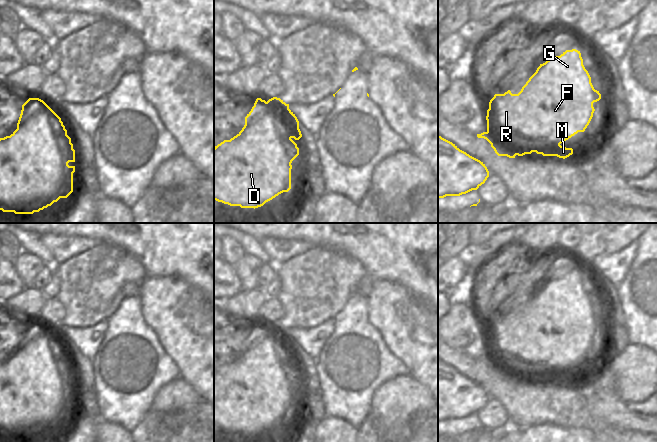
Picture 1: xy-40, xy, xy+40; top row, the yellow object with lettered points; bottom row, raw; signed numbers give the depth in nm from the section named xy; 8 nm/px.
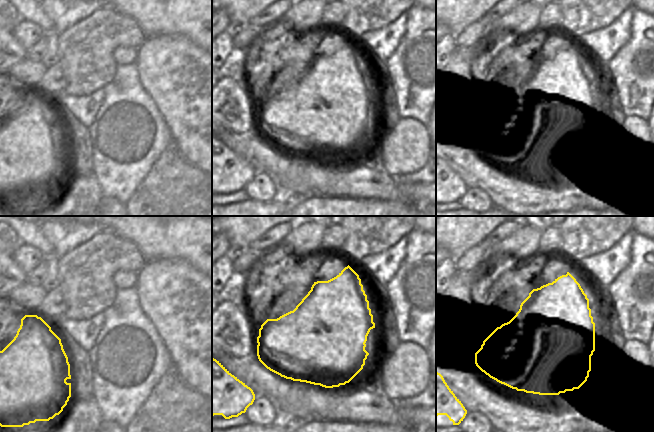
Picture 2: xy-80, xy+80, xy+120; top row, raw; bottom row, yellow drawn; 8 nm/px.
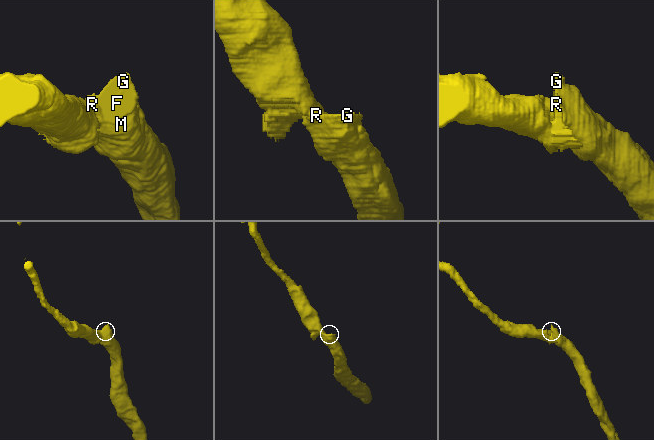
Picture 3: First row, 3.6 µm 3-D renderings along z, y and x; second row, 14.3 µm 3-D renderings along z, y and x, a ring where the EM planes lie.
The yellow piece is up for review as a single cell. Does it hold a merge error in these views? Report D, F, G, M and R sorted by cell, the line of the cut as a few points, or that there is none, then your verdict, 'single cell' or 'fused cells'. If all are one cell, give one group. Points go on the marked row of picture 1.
D F G M R | no cut | single cell

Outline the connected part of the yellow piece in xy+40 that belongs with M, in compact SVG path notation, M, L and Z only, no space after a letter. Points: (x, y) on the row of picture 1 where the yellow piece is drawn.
M566 50L560 56L552 56L545 63L540 64L518 94L512 94L510 90L504 94L495 94L487 110L487 131L477 134L477 137L486 139L498 156L515 158L516 155L523 156L536 152L543 156L565 159L573 154L573 149L560 144L578 132L585 131L595 111L593 103L600 99L601 94L591 83L591 77L583 65L580 51Z

